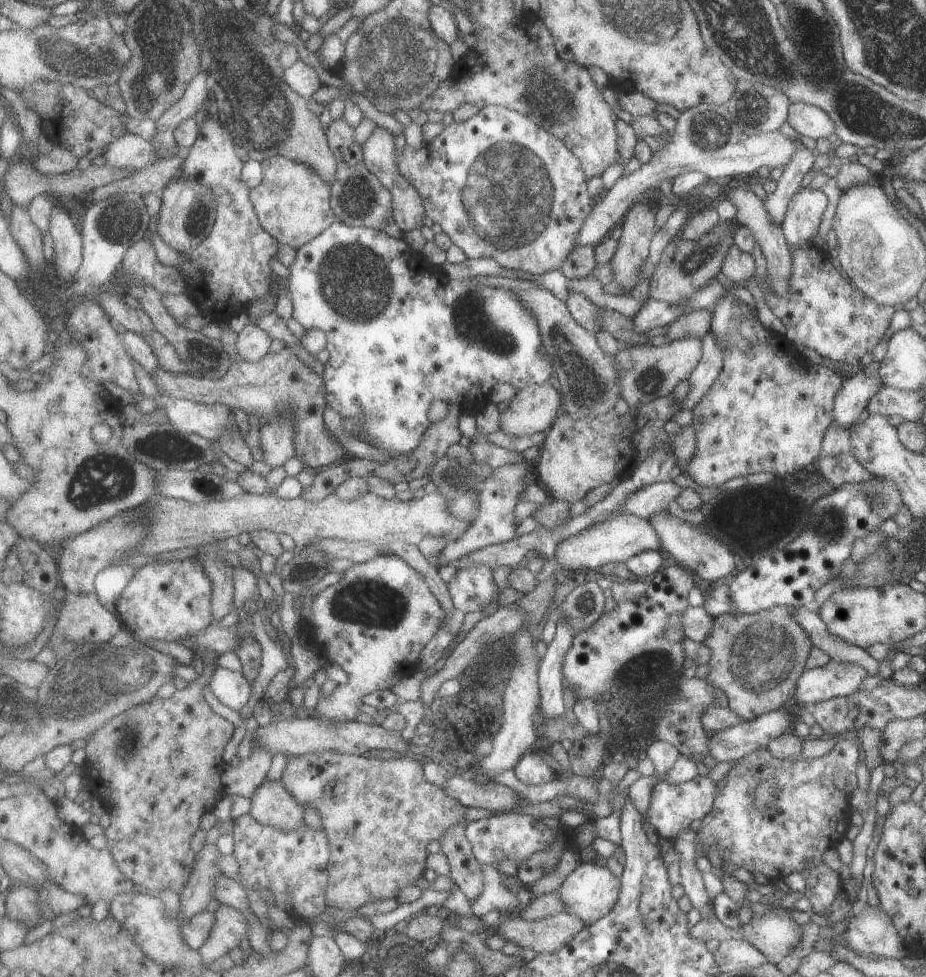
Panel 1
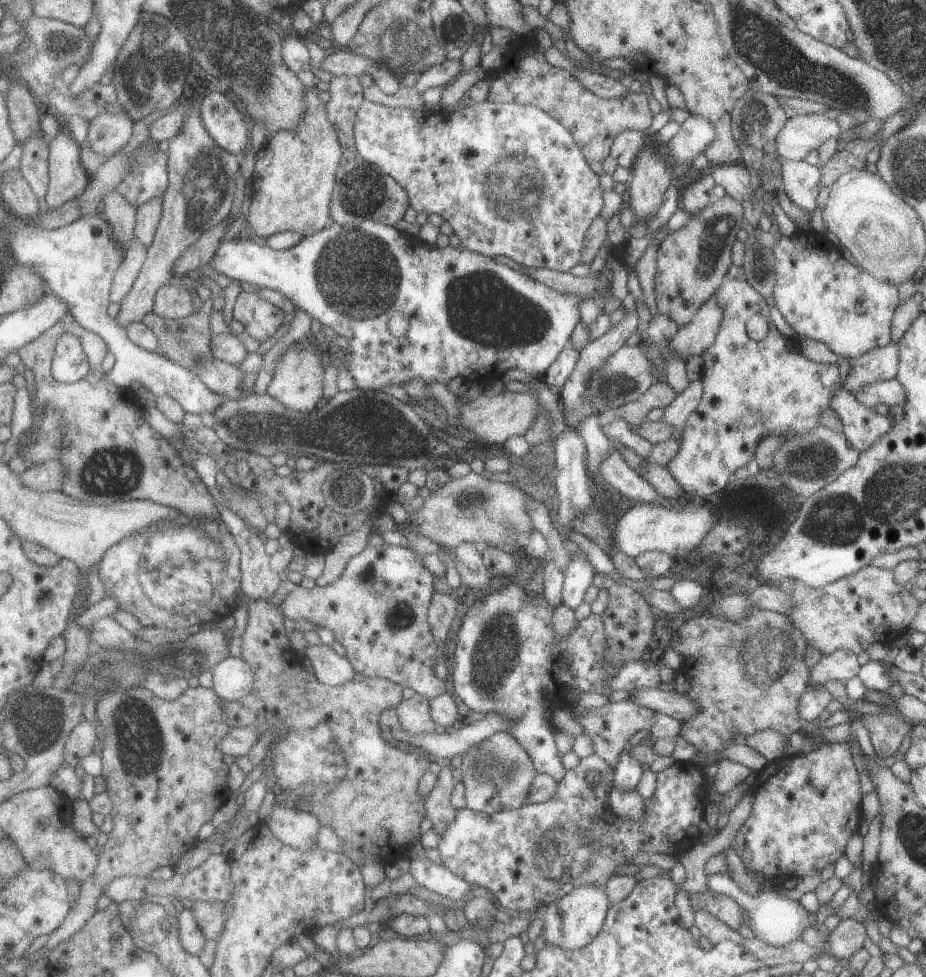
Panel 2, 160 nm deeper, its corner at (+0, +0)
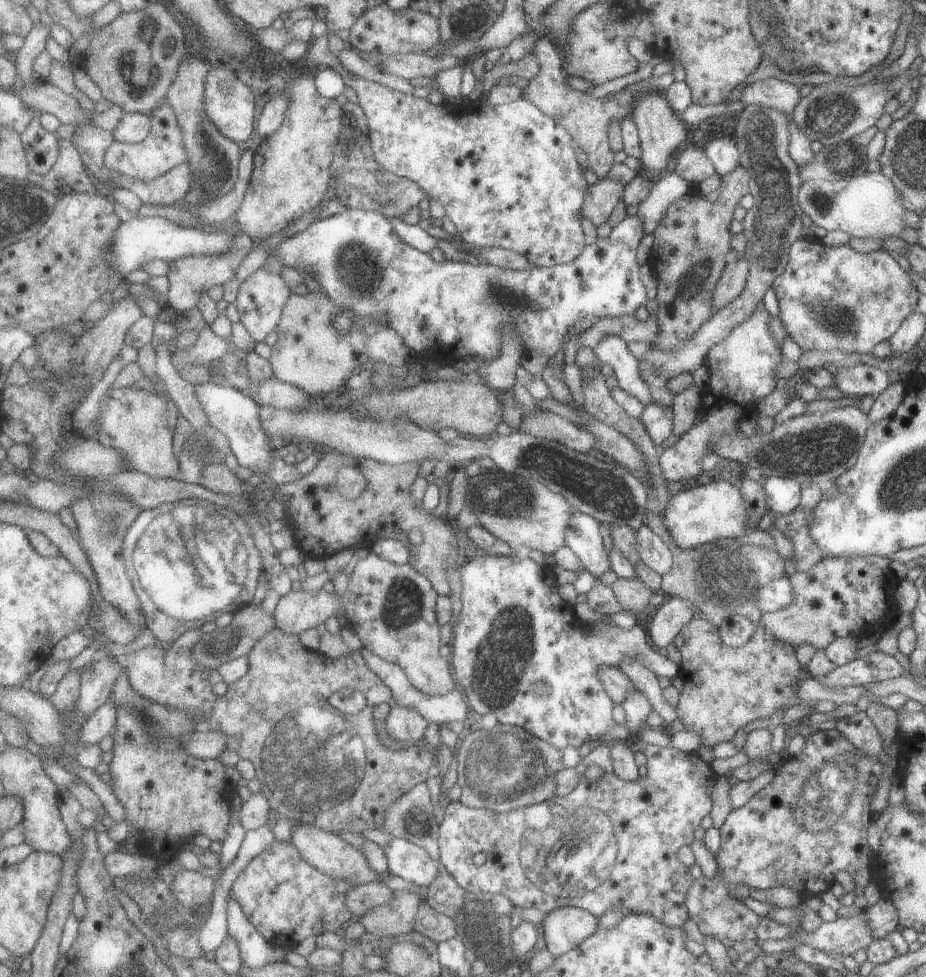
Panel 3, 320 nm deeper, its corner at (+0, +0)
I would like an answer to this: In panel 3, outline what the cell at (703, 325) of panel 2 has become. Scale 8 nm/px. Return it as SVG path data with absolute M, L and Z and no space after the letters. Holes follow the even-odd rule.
M742 256L738 262L728 263L710 298L712 317L724 306L734 302L746 288L748 277L748 260Z

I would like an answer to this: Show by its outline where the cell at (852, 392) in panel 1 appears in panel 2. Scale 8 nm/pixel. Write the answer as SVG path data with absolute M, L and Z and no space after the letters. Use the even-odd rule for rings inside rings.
M891 341L886 347L874 348L872 352L852 360L850 373L843 383L846 392L856 394L856 390L864 386L895 378L898 372L898 352L898 342Z

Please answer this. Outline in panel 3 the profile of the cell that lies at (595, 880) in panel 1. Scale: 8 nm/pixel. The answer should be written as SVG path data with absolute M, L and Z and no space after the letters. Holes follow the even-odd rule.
M579 907L555 909L542 922L546 948L556 957L570 952L598 930L600 917Z

